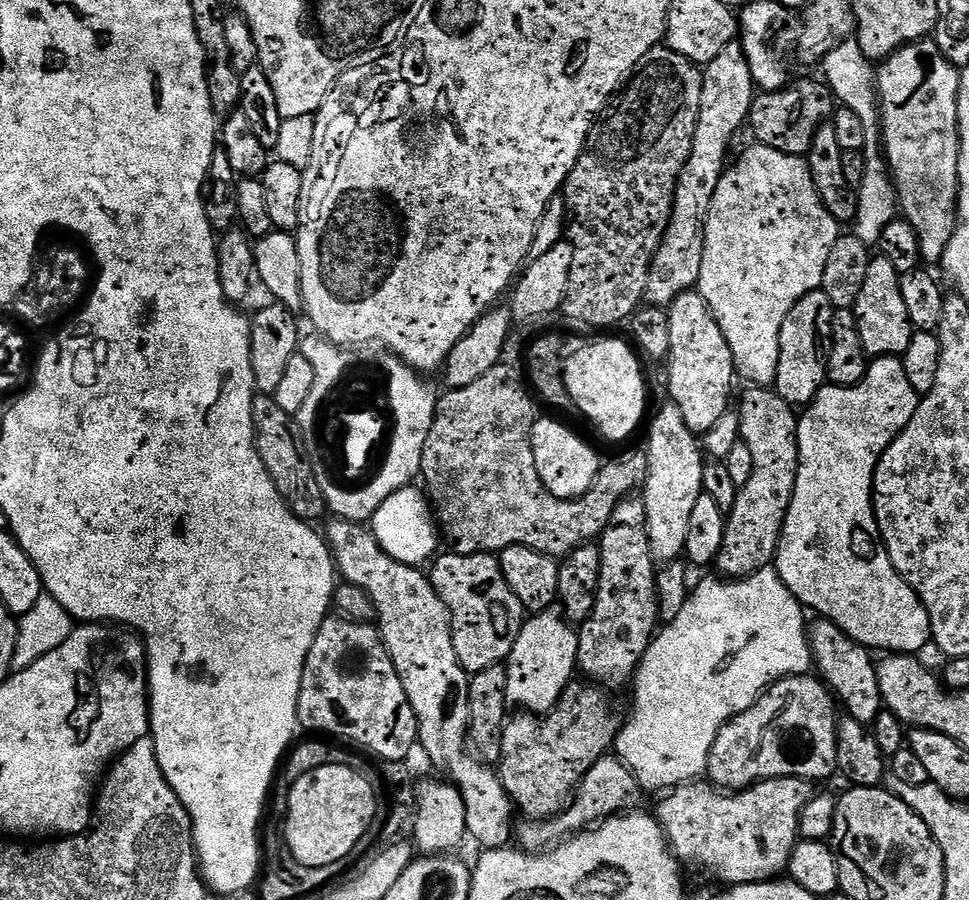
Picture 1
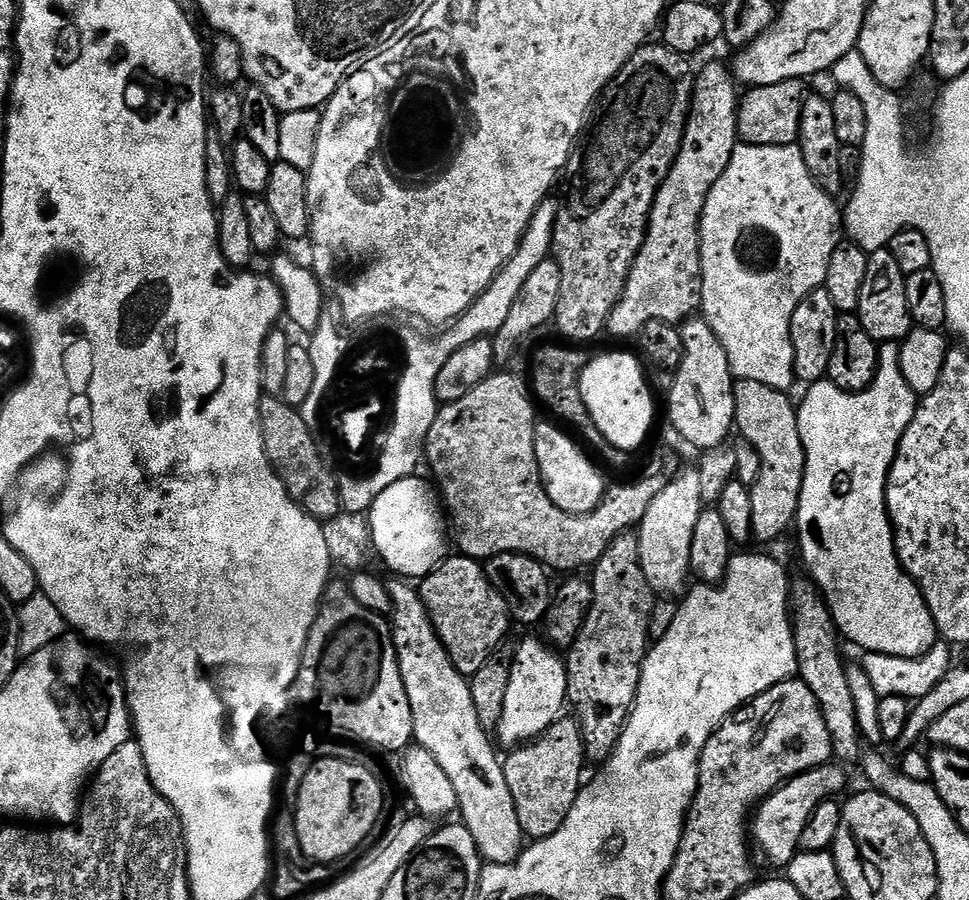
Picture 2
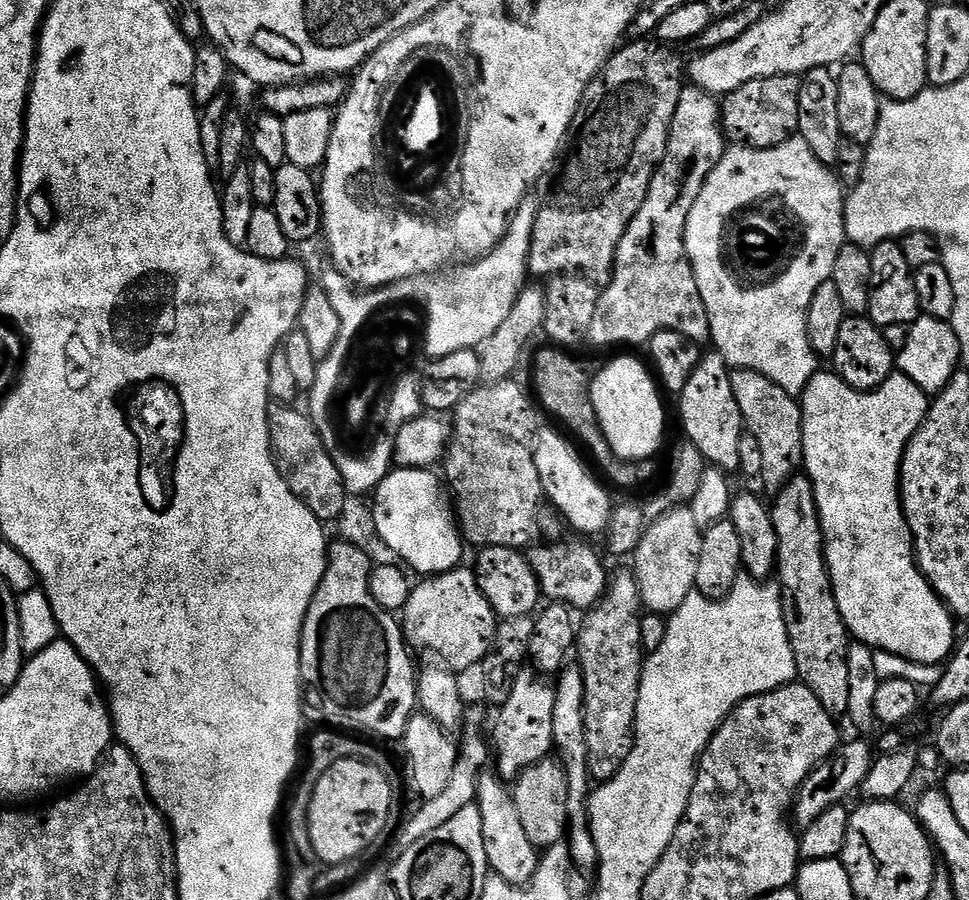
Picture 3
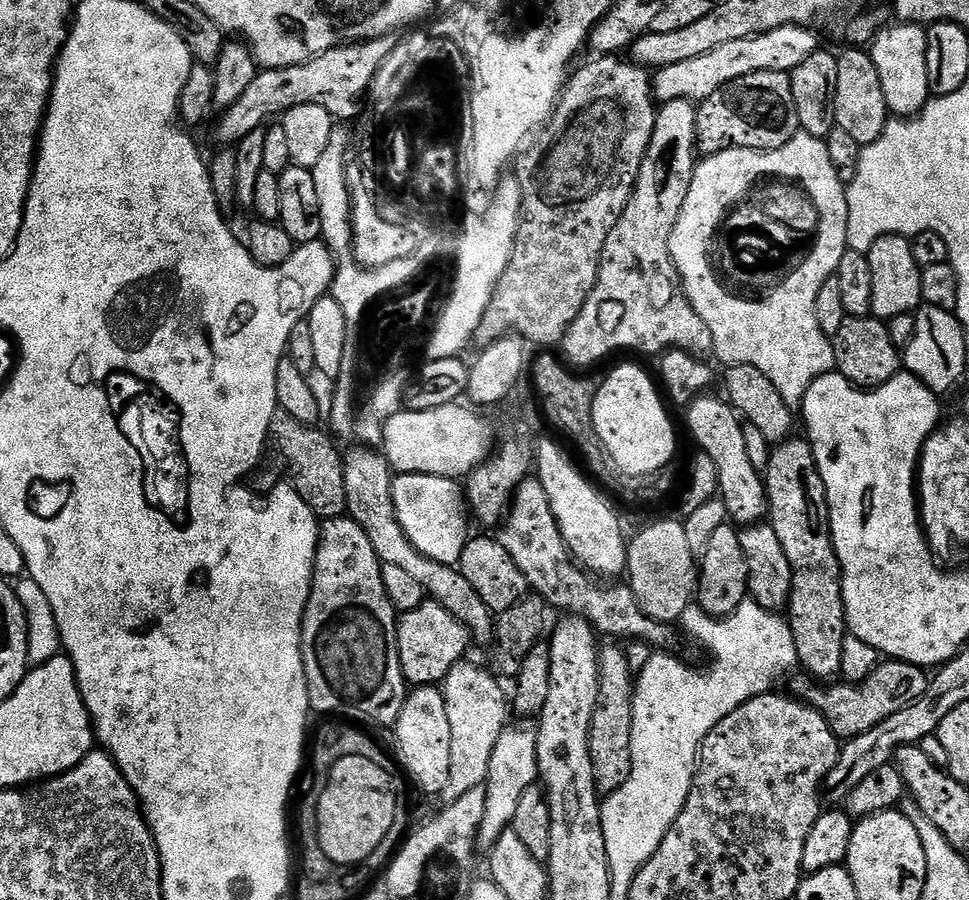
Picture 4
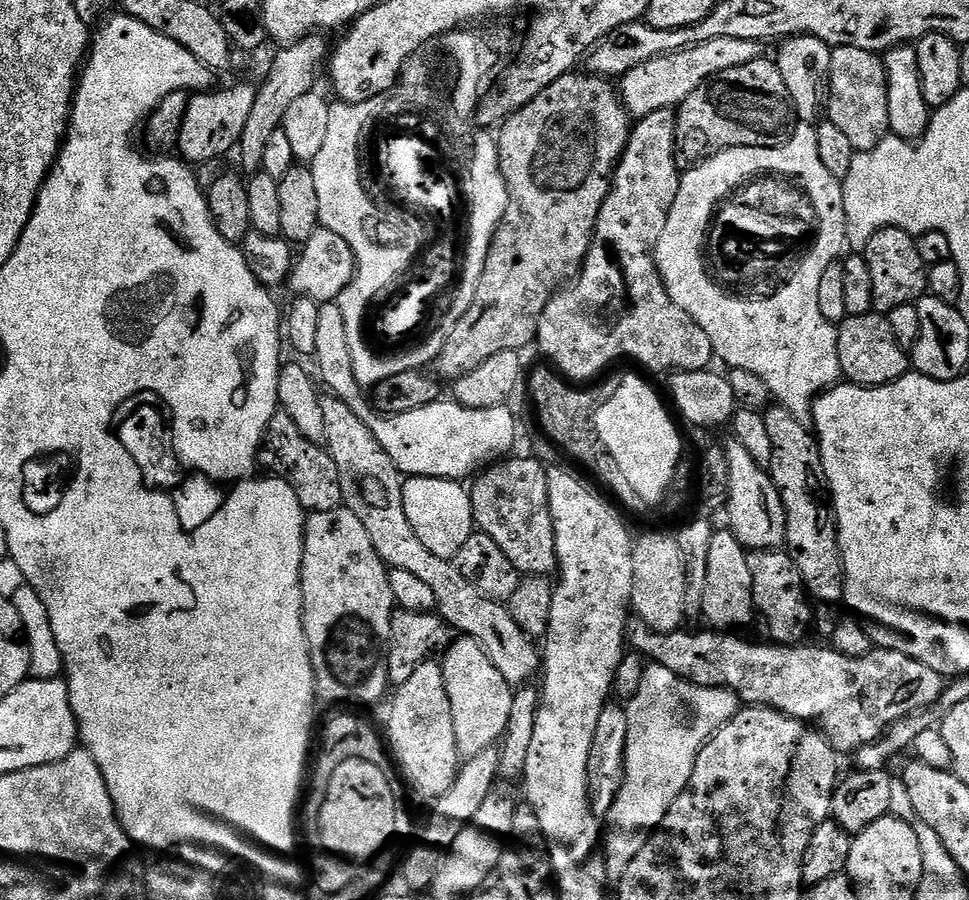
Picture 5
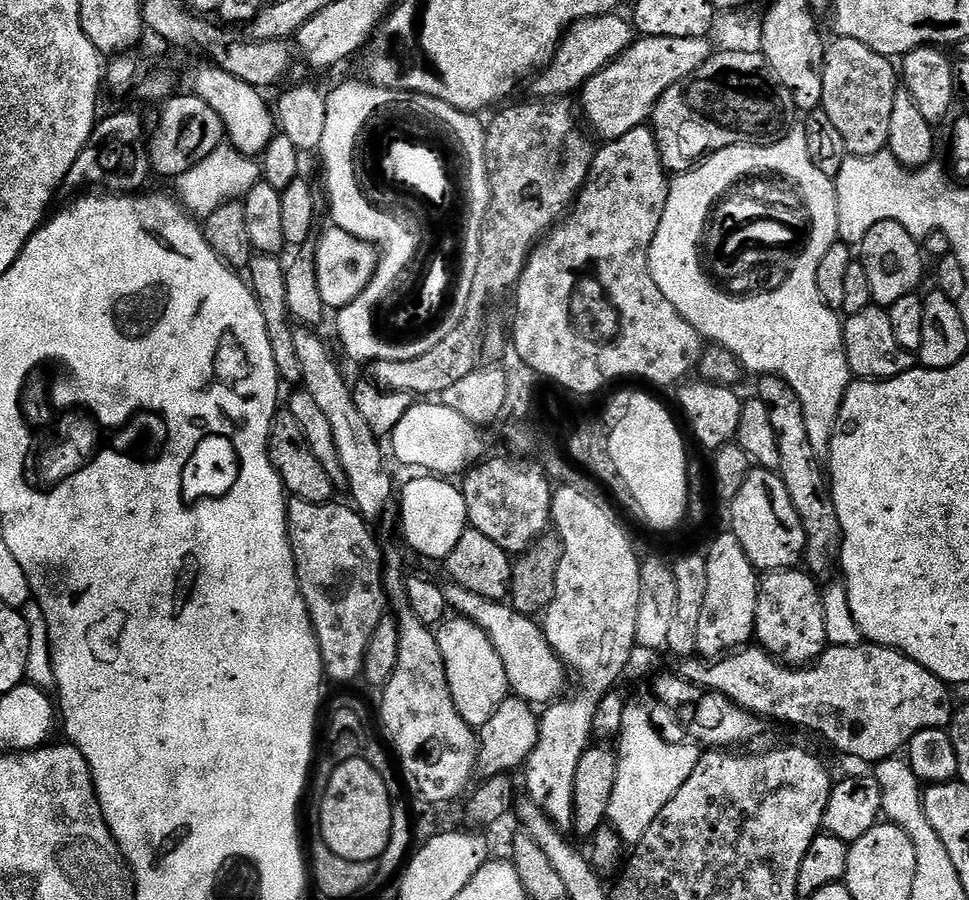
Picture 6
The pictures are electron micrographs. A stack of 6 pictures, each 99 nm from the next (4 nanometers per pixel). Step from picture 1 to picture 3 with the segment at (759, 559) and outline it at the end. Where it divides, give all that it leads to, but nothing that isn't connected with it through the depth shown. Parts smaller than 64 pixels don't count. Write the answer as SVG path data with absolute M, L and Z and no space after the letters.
M737 368L731 373L734 386L734 402L742 410L742 418L747 435L758 438L762 446L762 470L759 479L764 480L764 488L769 494L782 491L791 476L797 475L804 462L804 423L800 400L786 394L778 382L770 382L766 374L754 370Z

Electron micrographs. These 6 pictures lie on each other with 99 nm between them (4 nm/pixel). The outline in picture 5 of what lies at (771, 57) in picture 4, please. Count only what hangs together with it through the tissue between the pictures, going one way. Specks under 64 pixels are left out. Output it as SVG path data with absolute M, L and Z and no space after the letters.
M714 38L714 42L702 42L674 54L650 58L650 62L642 62L642 66L634 66L634 70L619 77L620 99L629 113L636 118L649 116L663 108L675 109L686 98L690 98L694 90L705 87L709 81L726 70L744 68L750 62L761 59L760 48L761 45L754 40Z

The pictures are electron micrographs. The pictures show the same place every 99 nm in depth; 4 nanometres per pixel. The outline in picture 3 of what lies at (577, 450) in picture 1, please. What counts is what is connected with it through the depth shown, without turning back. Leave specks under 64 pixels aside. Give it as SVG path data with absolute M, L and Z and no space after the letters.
M541 427L534 441L534 462L538 466L538 478L542 478L547 503L553 504L564 515L565 522L574 531L584 535L581 537L592 538L588 536L607 533L614 503L607 490L592 477L593 469L588 469L583 458L576 453L577 445L567 435L564 436L559 436L552 428Z

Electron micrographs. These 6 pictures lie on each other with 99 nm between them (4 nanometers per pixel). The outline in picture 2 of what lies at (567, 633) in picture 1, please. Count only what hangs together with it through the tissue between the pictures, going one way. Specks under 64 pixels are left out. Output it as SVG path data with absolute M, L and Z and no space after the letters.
M528 636L516 652L511 653L510 686L506 689L506 702L502 706L502 722L498 722L495 735L500 735L499 747L504 750L529 744L561 719L568 698L568 665L565 657L552 644L536 636Z

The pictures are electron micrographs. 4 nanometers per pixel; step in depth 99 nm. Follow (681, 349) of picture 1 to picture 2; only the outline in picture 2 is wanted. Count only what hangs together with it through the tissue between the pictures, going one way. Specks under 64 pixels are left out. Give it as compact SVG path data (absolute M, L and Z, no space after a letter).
M689 318L683 321L680 328L680 337L684 343L684 357L680 363L679 368L675 369L672 380L672 389L668 392L668 416L672 419L674 427L680 431L680 436L688 444L693 444L696 450L703 450L705 448L717 448L718 445L725 443L729 439L728 435L733 435L734 425L736 423L736 407L734 406L734 377L730 370L730 362L726 358L726 350L722 346L722 342L718 342L718 334L714 334L714 330L710 327L707 320L703 318Z

